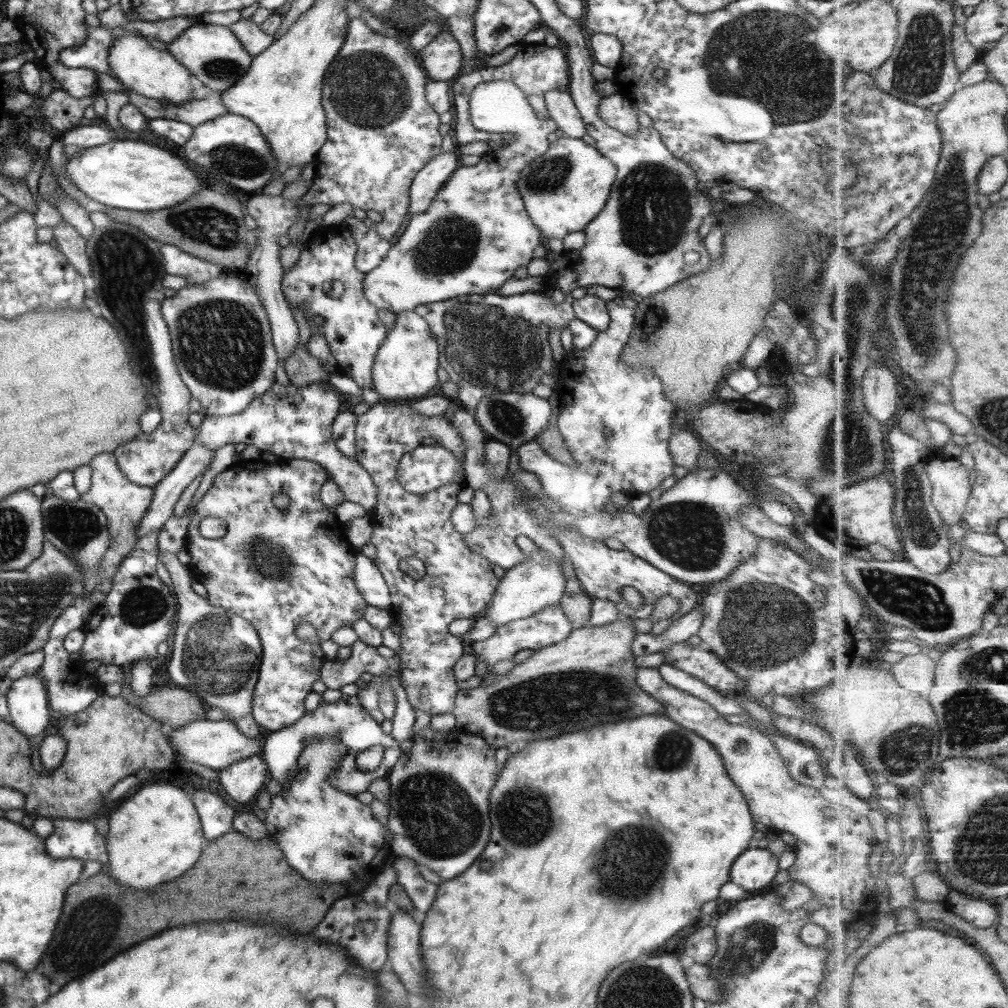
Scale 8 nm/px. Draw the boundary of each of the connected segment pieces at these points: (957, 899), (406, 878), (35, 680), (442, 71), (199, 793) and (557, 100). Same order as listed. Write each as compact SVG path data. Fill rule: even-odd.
M950 887L950 891L951 898L945 903L955 914L977 928L987 929L997 924L998 909L993 901L970 897L953 887Z
M397 857L393 862L393 868L396 874L395 884L404 890L412 907L417 912L426 913L435 900L435 884L423 880L419 865L415 864L410 858Z
M35 674L13 681L4 693L8 717L19 734L26 738L39 734L49 722L49 705L46 686Z
M445 29L438 32L416 58L428 80L447 81L462 72L460 46Z
M205 786L189 795L197 811L204 840L211 841L223 836L232 828L235 810L223 798L207 791Z
M548 90L543 98L548 115L563 133L563 137L581 139L586 134L581 115L568 91Z

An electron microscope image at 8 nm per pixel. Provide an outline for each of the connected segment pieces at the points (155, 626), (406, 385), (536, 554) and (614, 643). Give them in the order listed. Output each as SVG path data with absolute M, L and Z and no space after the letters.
M158 530L135 539L124 560L117 565L103 603L94 607L93 616L81 629L84 640L78 651L77 668L89 660L97 660L101 665L114 664L120 667L138 660L160 660L155 651L156 646L166 642L173 628L177 607L176 598L169 587L161 583L155 573L158 560L157 533Z
M415 311L398 312L380 344L371 367L371 382L384 401L416 400L437 384L439 349L428 324Z
M516 536L515 540L519 550L526 554L526 559L504 572L493 591L488 607L482 613L483 618L491 621L495 628L537 615L537 612L557 605L564 594L565 578L561 566L557 566L548 554L538 550L535 543L526 536Z
M622 617L603 626L572 628L568 638L538 649L520 664L513 666L507 674L498 676L488 672L478 687L457 691L450 711L455 719L454 730L476 734L489 747L497 749L511 743L527 744L584 728L631 720L645 714L664 716L664 706L635 683L637 668L630 647L637 634L631 619Z

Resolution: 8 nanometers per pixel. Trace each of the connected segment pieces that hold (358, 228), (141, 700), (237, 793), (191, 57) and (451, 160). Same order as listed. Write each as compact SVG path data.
M353 216L345 218L345 226L356 244L354 268L363 275L373 271L385 258L390 249L390 242L383 240L375 229L365 227L361 220Z
M123 683L120 689L120 697L133 708L138 708L143 714L149 718L160 722L165 729L177 729L181 725L192 720L204 718L204 712L207 707L200 698L183 690L177 686L155 687L145 696L137 696L128 686Z
M259 754L237 760L217 771L221 788L239 806L251 804L268 780L265 763Z
M200 21L185 28L176 38L167 43L166 50L189 71L195 83L204 84L213 92L219 93L232 87L243 76L252 59L229 27Z
M457 148L447 153L439 152L417 175L413 178L409 190L409 214L421 214L431 205L437 192L443 187L445 181L459 166Z

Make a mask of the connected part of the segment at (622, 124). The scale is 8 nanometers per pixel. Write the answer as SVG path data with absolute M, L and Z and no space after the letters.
M617 93L601 97L598 104L601 120L627 137L631 137L639 129L637 111L624 96Z

